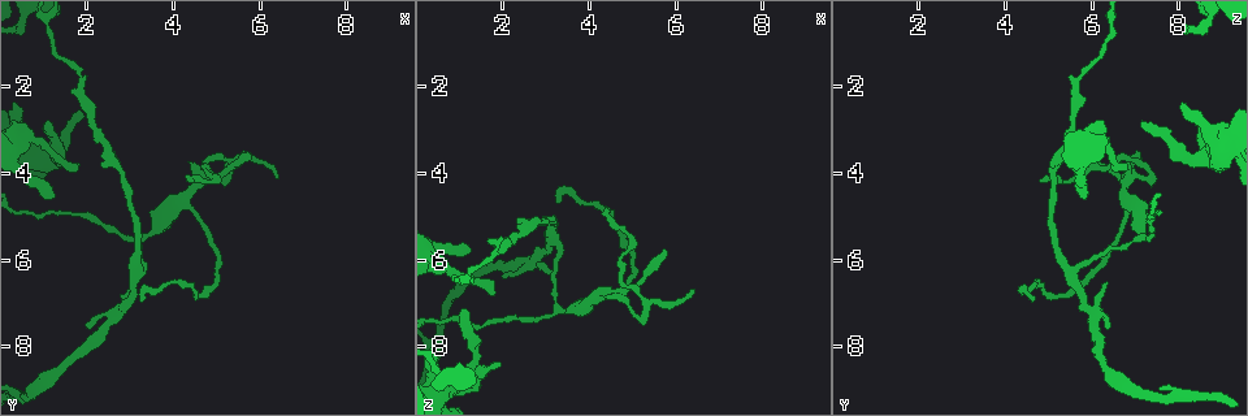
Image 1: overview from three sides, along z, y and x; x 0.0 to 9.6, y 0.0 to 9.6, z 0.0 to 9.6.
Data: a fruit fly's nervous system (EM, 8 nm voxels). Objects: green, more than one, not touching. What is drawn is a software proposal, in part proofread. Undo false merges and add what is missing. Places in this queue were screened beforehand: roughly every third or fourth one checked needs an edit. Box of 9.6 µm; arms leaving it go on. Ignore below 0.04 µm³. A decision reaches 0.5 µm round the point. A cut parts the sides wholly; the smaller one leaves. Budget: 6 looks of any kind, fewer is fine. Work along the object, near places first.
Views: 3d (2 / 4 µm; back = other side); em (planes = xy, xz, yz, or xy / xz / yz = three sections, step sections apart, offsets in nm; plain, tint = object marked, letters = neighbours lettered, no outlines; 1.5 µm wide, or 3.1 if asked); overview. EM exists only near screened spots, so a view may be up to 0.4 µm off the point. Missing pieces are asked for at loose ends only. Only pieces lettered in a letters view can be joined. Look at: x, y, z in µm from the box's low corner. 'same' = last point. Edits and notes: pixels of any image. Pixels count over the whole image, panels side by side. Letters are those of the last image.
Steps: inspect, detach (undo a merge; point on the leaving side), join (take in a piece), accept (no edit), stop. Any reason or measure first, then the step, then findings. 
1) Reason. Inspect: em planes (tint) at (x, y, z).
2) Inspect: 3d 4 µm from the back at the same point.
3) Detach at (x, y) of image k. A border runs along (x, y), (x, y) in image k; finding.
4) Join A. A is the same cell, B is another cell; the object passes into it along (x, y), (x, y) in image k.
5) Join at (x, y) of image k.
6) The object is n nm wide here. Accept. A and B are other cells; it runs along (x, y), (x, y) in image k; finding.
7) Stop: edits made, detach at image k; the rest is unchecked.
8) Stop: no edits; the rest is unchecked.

Inspect: 3d 4 µm at (6.45, 4.10, 6.75).

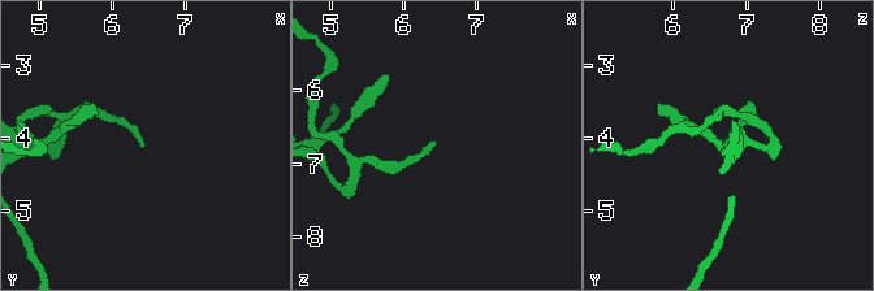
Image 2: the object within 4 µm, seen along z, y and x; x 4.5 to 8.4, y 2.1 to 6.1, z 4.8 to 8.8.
Shape alone is not enough. Inspect: em planes (plain) at (6.40, 4.10, 6.70).

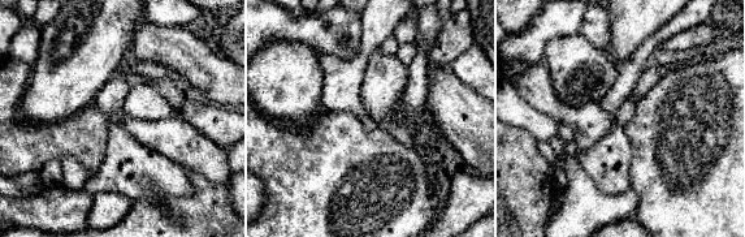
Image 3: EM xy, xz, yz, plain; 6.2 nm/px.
Inspect: em planes (letters) at the same point.

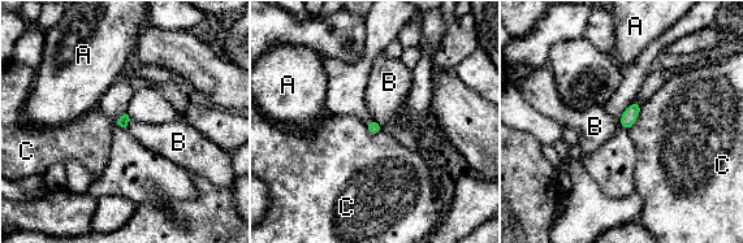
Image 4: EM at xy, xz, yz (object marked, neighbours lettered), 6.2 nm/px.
Accept. A, B and C are other cells; a border runs along (372, 118), (383, 126) in image 4; no lettered piece goes on from it.

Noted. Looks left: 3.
Branch stops here. Inspect: em planes (letters) at (1.90, 2.55, 8.40).

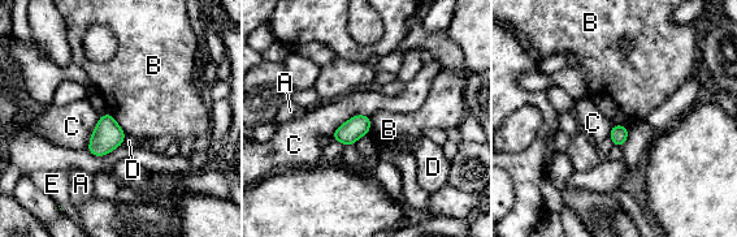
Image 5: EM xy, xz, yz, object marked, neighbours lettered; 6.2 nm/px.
Accept. A, B, C, D and E are other cells; a border runs along (107, 112), (126, 134) in image 5; no lettered piece goes on from it.

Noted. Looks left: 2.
Branch stops here. Inspect: em xy step 8 (tint) at (3.15, 6.45, 6.35).

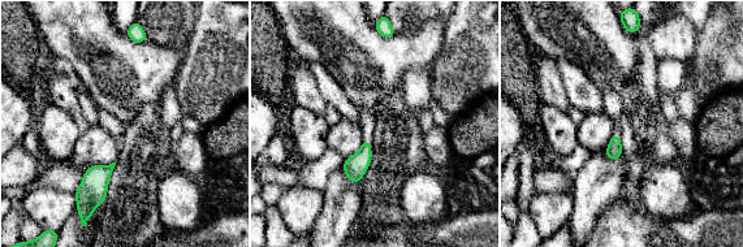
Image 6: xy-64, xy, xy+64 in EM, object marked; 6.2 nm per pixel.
Inspect: em yz step 4 (letters) at the same point.

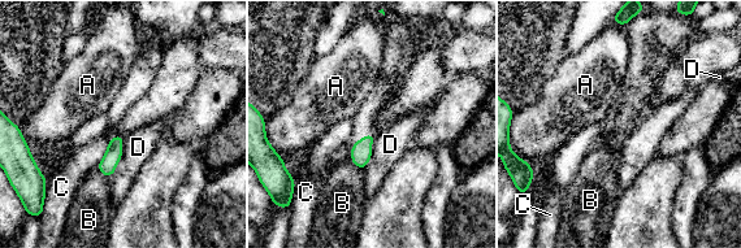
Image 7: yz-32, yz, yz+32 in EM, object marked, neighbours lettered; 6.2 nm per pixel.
The longest contact is with C, 200 nm. Accept. A, B, C and D are other cells; a border runs along (96, 168), (109, 178) in image 7; none of them fits.

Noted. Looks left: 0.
Stop: no edits; the rest is unchecked.

